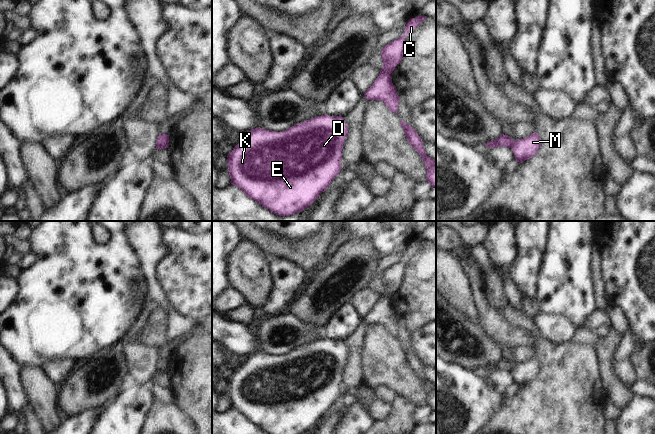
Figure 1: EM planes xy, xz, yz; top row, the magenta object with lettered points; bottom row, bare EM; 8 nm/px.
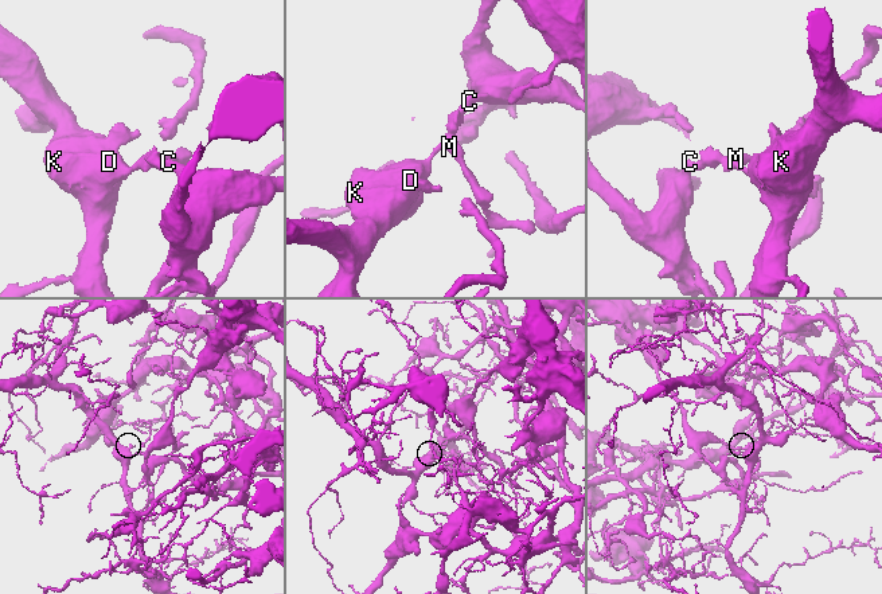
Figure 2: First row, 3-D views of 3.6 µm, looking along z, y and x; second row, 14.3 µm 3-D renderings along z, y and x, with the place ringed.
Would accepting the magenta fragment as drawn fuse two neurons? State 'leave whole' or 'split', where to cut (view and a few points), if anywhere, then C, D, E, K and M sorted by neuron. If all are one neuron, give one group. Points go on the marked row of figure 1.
split; cut in xz along (380, 71), (389, 74); C / D E K M

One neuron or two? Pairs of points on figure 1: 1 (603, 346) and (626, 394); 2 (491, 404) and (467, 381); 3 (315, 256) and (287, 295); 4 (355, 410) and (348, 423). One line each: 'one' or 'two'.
1: one
2: one
3: two
4: one

